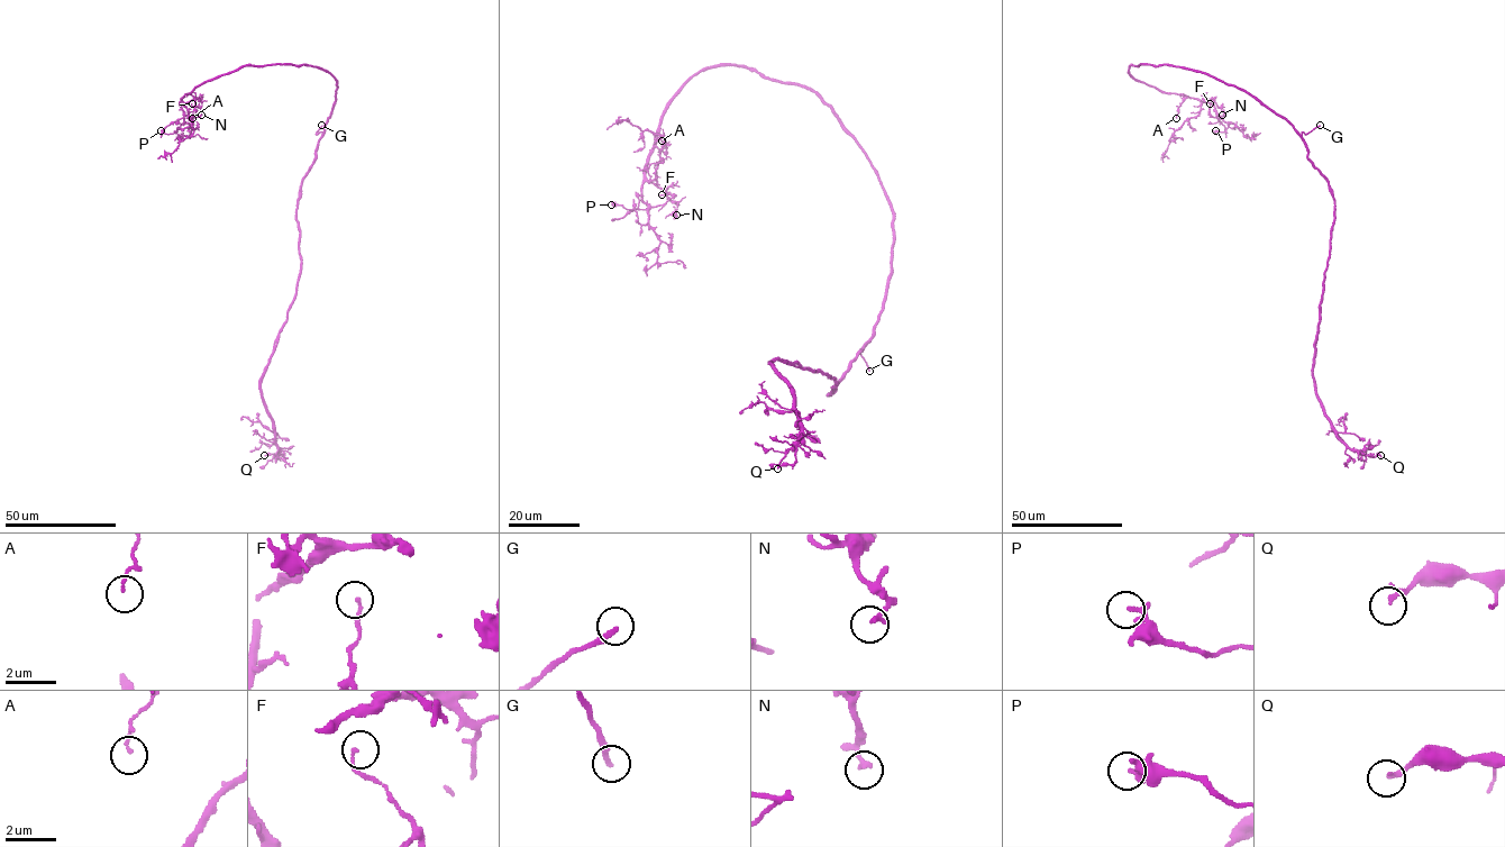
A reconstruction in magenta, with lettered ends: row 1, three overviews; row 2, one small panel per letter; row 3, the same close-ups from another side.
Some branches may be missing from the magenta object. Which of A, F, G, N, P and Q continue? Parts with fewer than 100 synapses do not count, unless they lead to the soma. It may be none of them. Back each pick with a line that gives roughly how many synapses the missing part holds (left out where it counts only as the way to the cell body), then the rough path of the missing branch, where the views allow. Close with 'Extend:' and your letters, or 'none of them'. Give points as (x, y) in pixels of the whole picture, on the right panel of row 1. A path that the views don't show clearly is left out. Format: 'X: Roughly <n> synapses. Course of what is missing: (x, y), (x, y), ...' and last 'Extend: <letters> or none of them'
Extend: G

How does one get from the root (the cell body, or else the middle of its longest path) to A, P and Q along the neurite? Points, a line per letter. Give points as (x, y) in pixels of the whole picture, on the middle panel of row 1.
A: (879, 315), (893, 209), (814, 91), (705, 69), (662, 117), (665, 153), (662, 140)
P: (879, 315), (893, 209), (809, 89), (696, 73), (662, 119), (648, 222), (611, 205)
Q: (879, 315), (829, 394), (836, 382), (828, 374), (772, 363), (792, 388), (801, 430), (796, 461), (777, 468)

